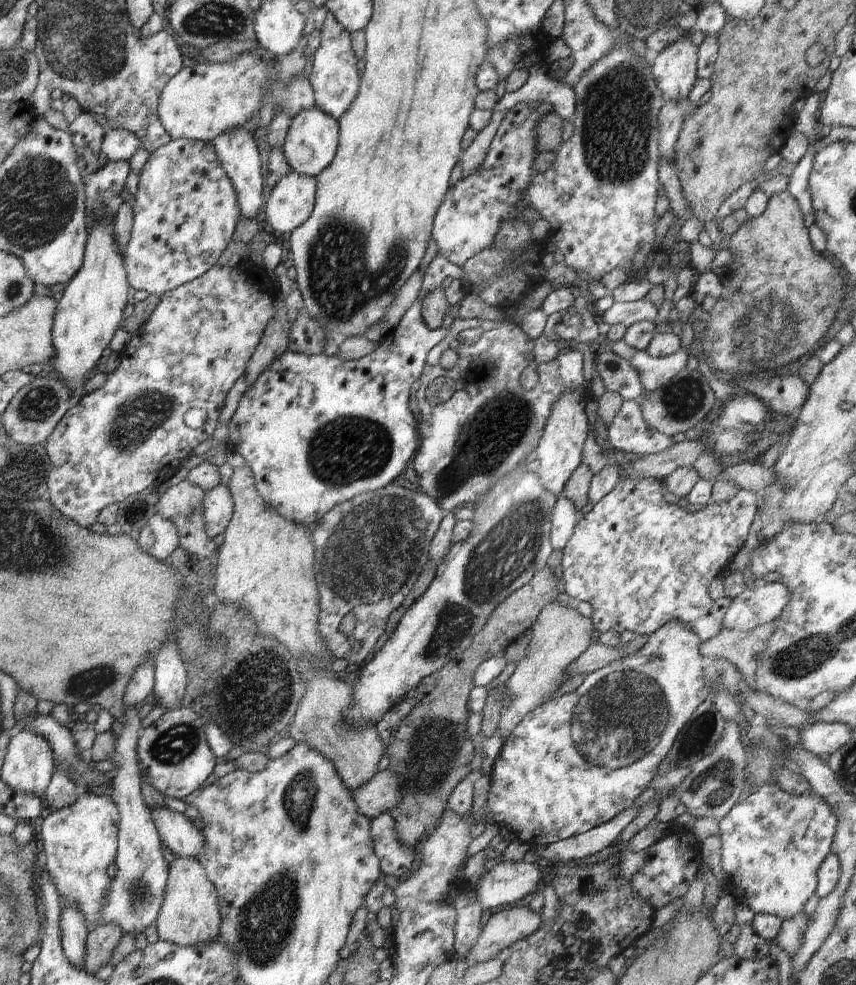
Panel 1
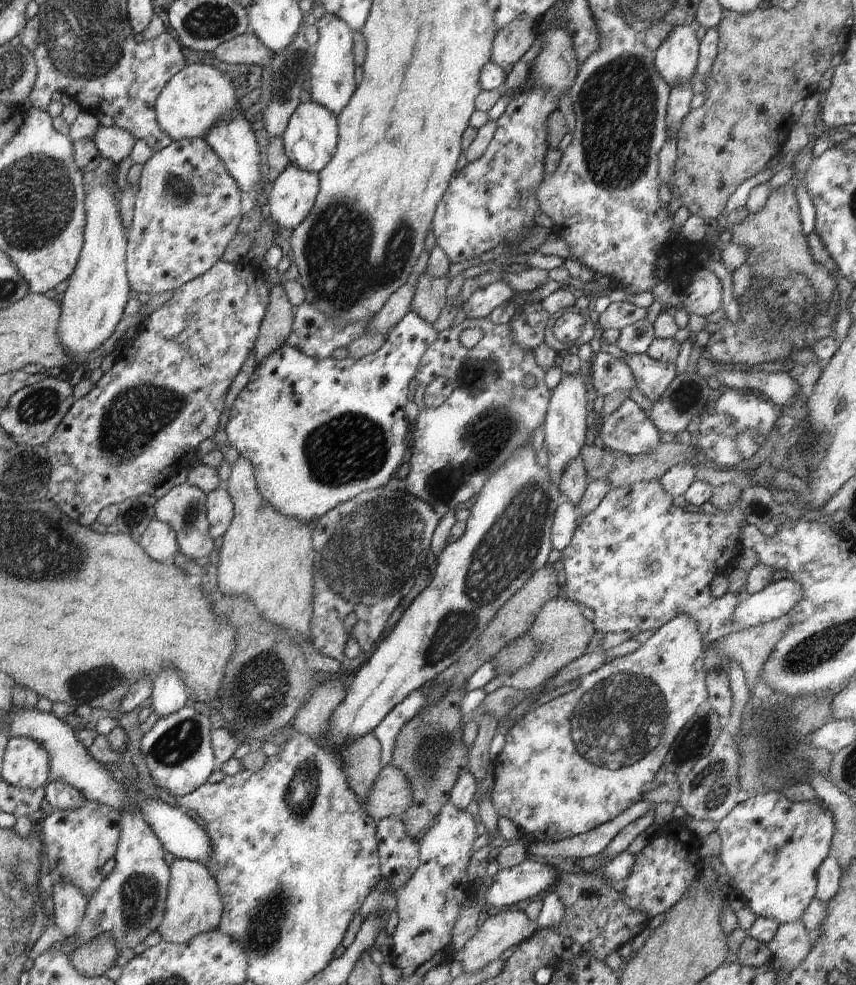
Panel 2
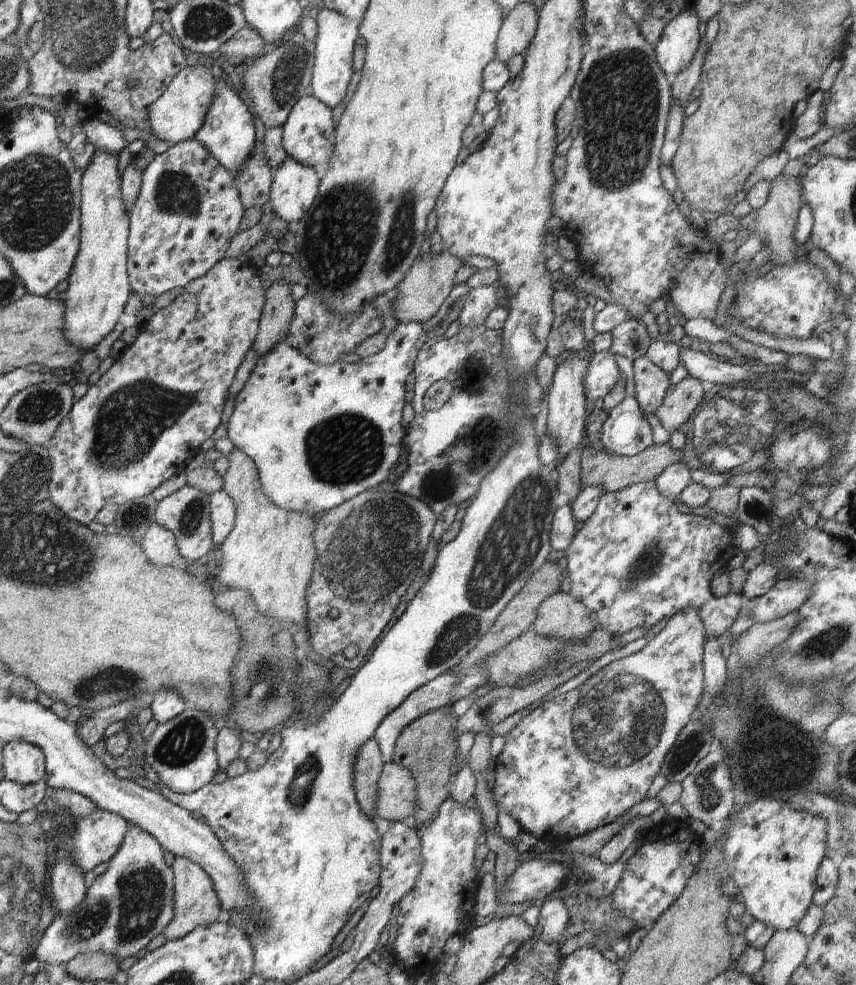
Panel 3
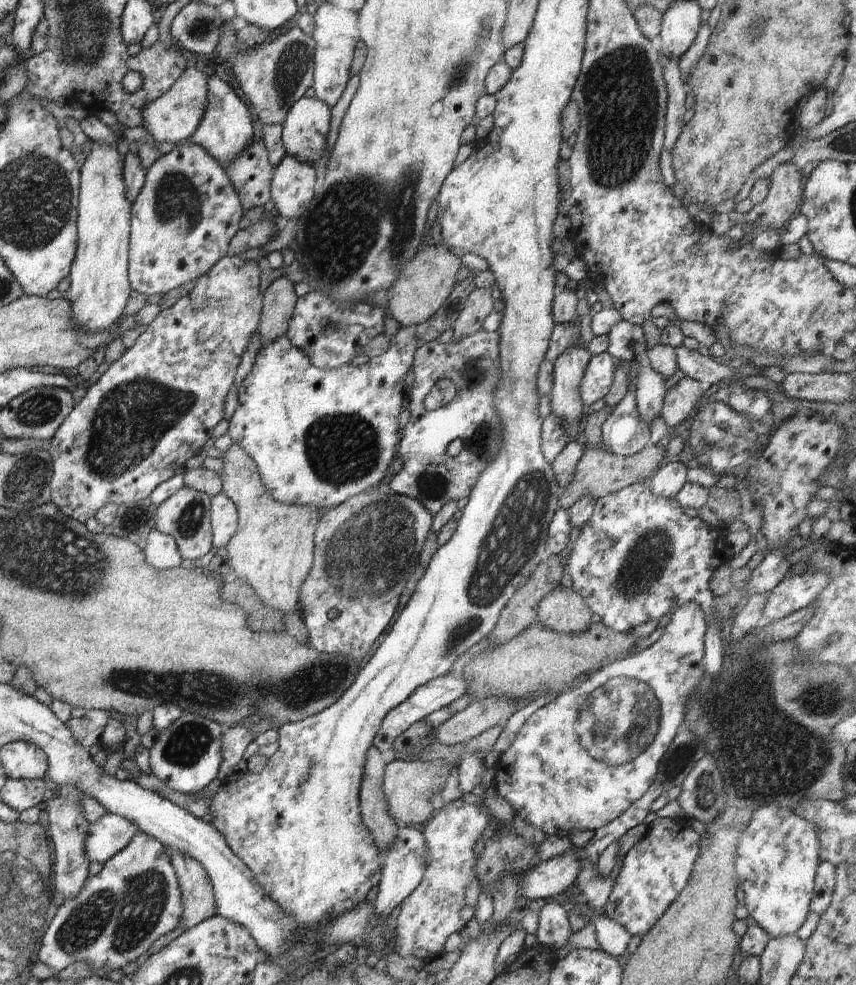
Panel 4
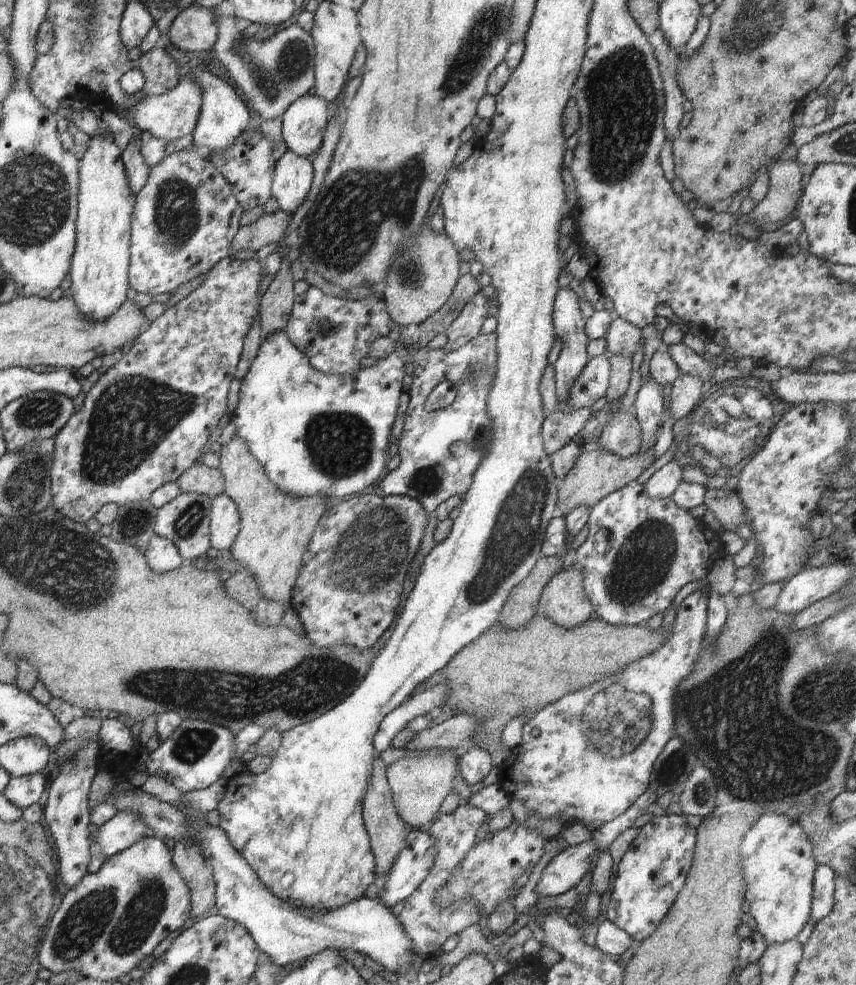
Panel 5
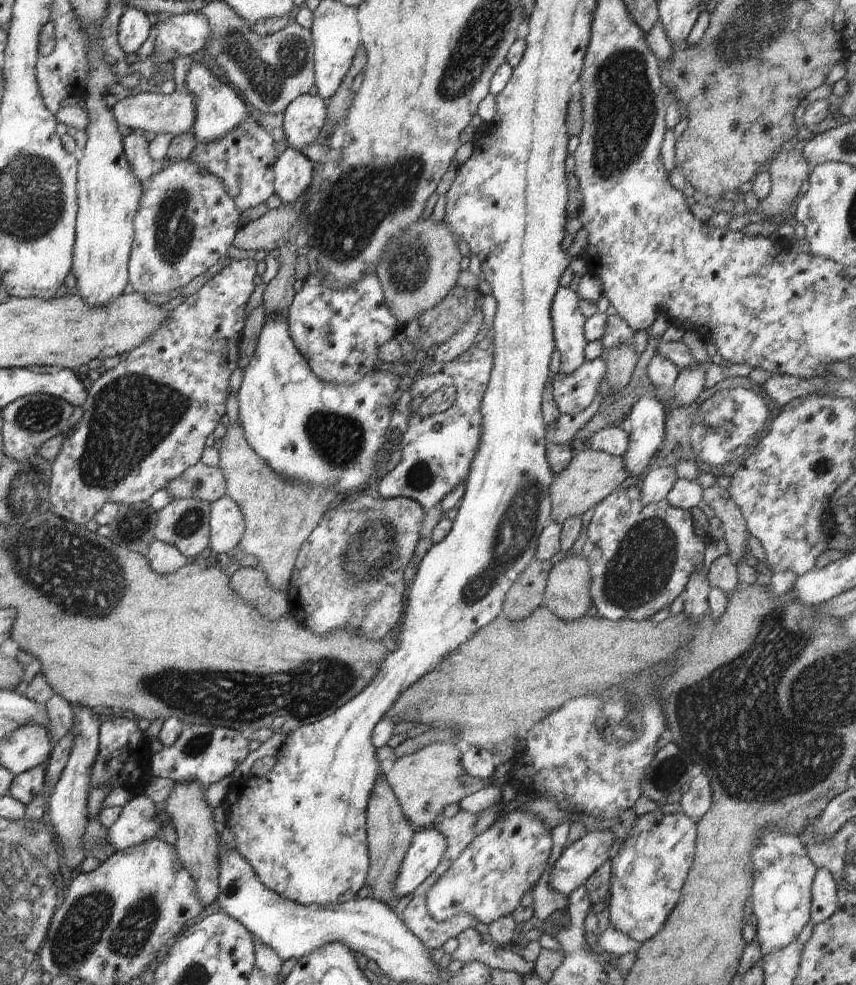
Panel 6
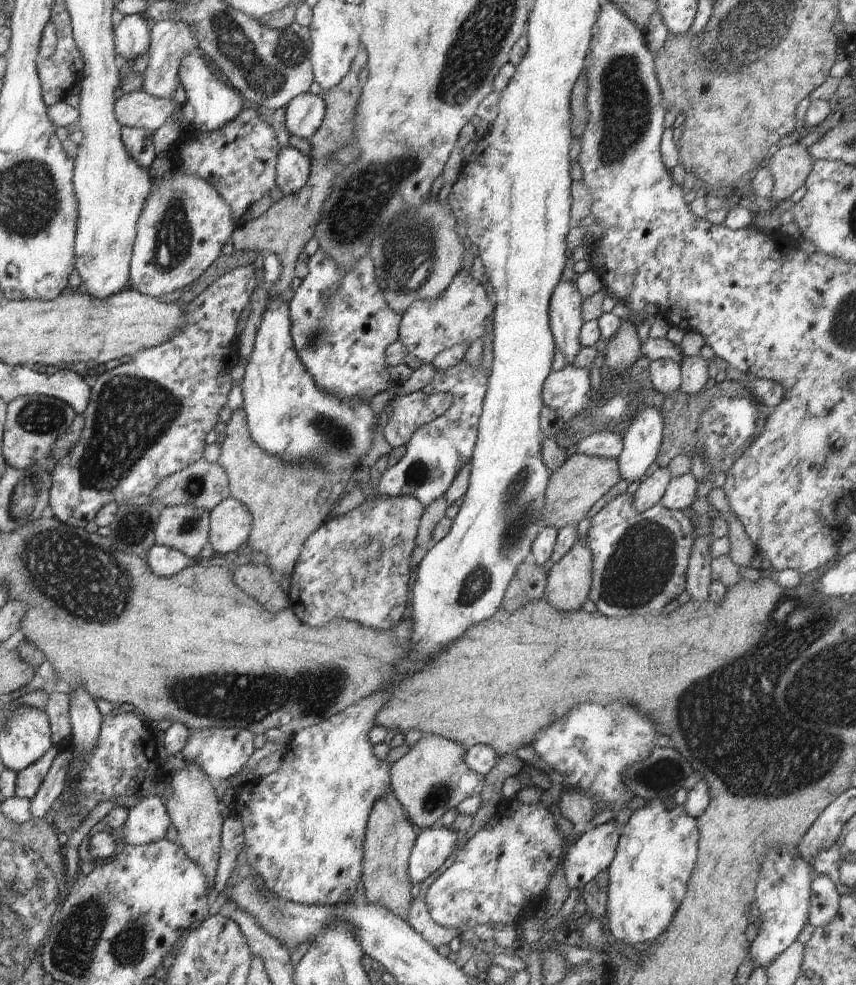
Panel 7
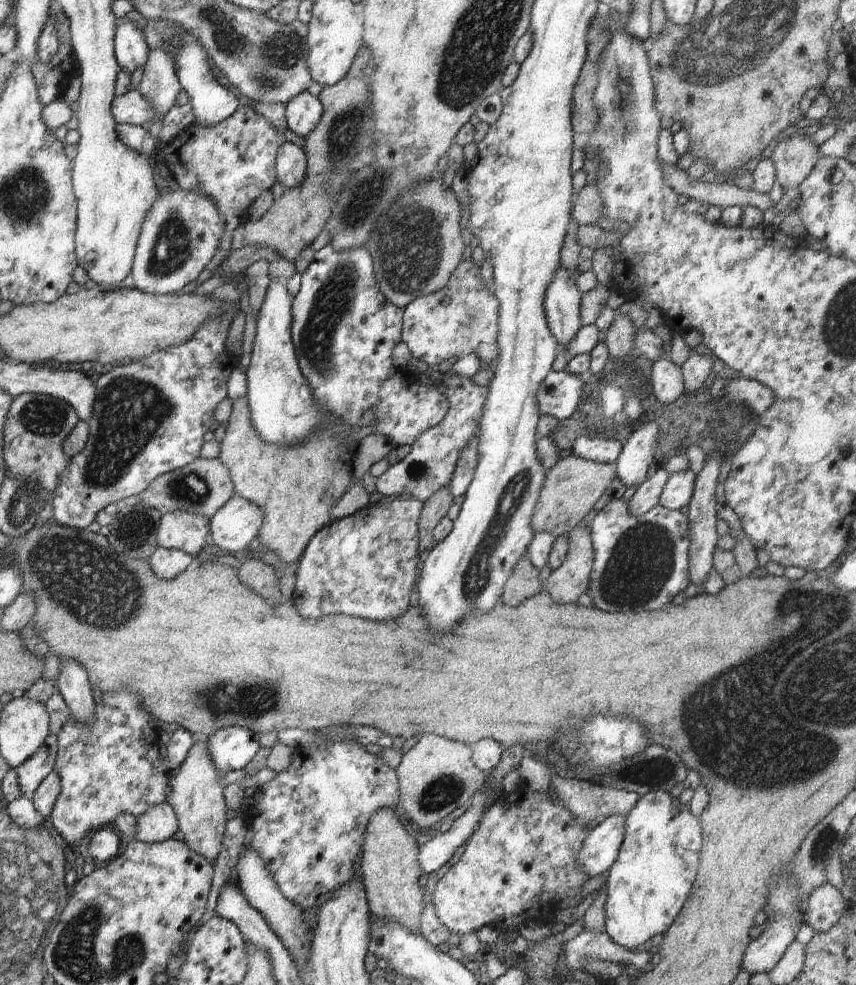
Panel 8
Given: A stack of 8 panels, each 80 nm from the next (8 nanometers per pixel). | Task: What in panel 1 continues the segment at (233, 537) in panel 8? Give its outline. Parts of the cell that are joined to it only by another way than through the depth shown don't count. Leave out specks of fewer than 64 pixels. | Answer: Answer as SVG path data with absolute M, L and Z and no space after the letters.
M220 484L205 492L203 515L205 531L210 539L226 530L233 515L233 498L228 487Z

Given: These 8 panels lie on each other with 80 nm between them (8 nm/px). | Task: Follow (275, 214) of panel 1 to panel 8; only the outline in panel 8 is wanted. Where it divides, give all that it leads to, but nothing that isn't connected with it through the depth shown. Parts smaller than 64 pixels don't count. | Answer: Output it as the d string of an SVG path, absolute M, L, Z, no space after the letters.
M284 140L278 147L277 180L286 188L297 187L306 174L307 158L302 147Z

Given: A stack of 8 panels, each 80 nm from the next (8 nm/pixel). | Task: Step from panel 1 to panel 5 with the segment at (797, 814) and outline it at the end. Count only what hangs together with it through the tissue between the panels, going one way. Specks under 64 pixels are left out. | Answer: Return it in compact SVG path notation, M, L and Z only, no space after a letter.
M762 815L742 840L740 854L747 884L746 909L756 921L756 930L769 945L796 939L811 918L813 878L817 867L806 833L799 823L792 823L785 816Z

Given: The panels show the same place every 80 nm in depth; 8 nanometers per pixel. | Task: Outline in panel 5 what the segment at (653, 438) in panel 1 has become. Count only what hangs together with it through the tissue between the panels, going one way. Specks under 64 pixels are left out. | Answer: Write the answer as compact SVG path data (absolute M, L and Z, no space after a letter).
M643 342L640 348L631 357L631 381L626 394L621 398L622 407L614 418L604 426L601 435L596 440L600 442L600 448L622 458L636 455L641 445L641 430L632 408L637 392L643 385L642 375L639 371L639 366L643 361Z

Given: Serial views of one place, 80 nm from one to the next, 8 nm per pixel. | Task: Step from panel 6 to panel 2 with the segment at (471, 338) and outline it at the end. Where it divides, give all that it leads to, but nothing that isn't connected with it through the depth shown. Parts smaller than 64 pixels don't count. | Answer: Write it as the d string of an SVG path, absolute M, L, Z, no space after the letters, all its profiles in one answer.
M503 280L475 289L462 305L465 318L486 319L494 308L510 300L514 293L511 284Z

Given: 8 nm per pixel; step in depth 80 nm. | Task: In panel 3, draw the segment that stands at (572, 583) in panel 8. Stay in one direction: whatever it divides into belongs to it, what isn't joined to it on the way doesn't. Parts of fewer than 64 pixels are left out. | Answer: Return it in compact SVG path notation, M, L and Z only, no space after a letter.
M560 590L540 603L532 630L543 637L575 641L585 639L596 627L584 603Z

